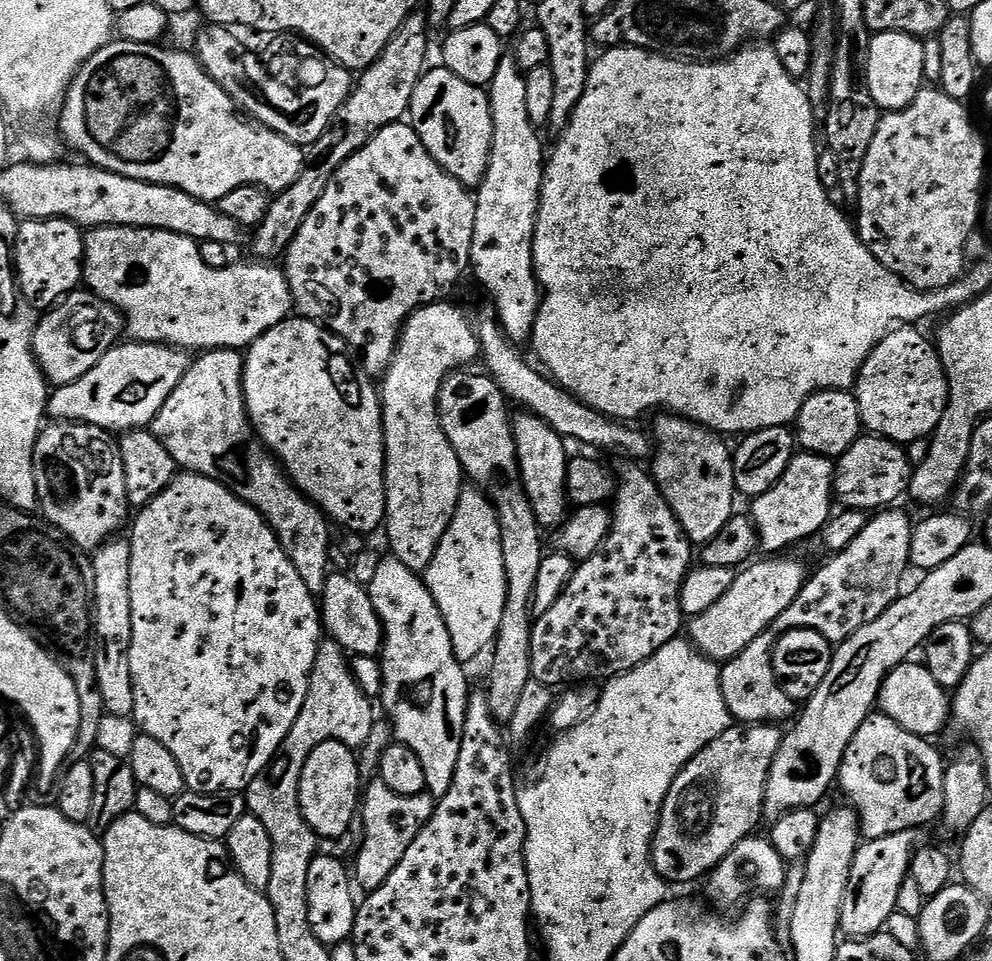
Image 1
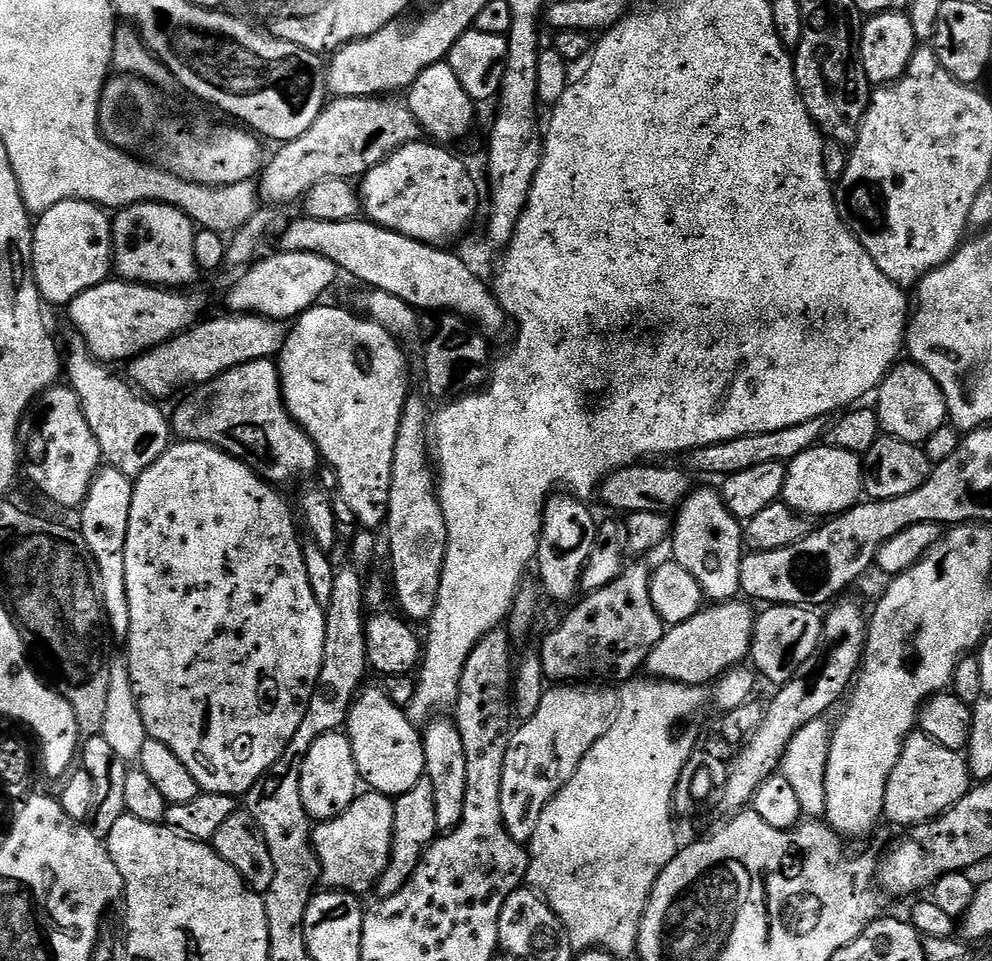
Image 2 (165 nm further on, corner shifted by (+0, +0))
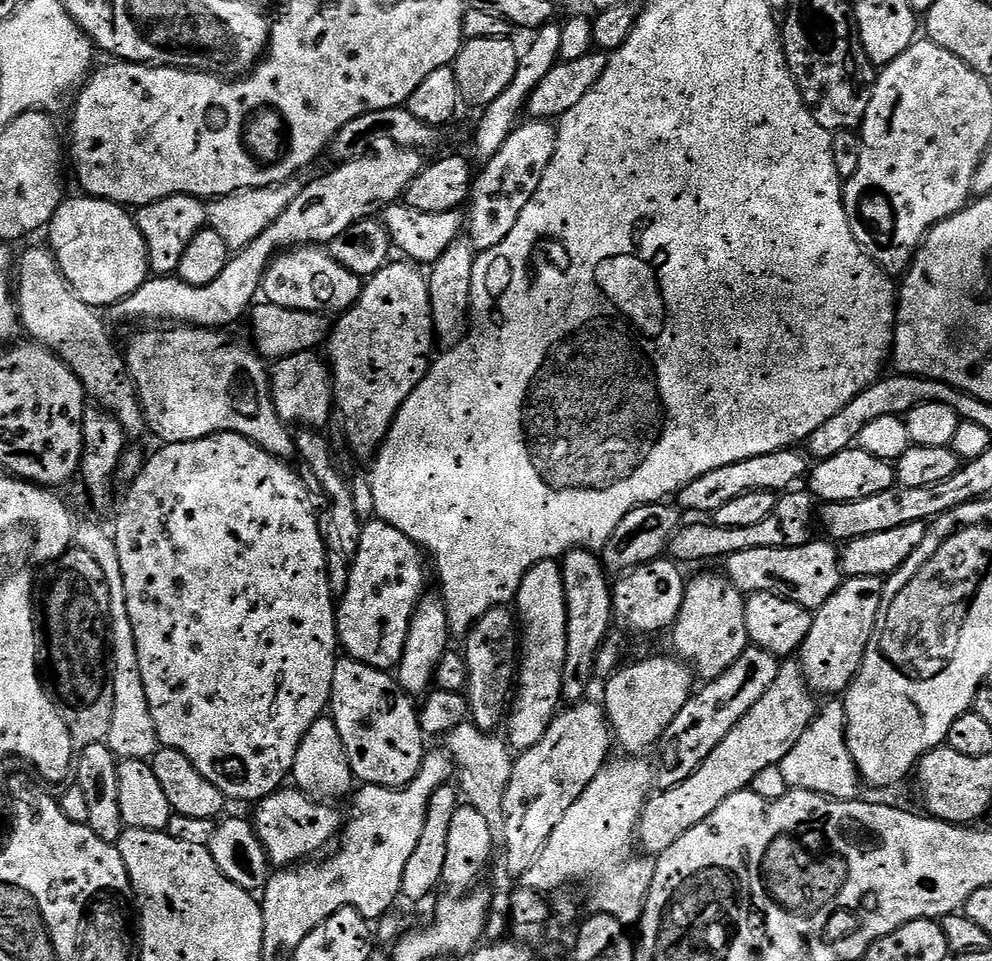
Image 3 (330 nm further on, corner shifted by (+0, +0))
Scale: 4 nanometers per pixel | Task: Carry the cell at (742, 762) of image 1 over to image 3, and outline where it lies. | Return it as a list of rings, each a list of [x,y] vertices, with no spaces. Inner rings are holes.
[[[850,576],[841,583],[841,586],[822,607],[815,609],[810,626],[810,634],[802,642],[798,659],[808,686],[813,693],[832,692],[828,694],[843,694],[848,691],[852,680],[860,672],[862,658],[866,654],[866,646],[874,634],[876,619],[882,606],[882,594],[886,583],[883,576]]]

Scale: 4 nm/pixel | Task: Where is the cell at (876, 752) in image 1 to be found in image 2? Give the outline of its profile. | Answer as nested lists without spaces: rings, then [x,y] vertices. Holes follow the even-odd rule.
[[[913,731],[905,740],[902,754],[888,779],[884,816],[892,824],[924,824],[944,812],[949,812],[973,784],[967,759],[957,749],[934,742],[922,731]]]

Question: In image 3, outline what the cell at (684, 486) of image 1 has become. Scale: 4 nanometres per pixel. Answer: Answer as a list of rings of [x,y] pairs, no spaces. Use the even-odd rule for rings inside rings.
[[[700,572],[687,581],[682,610],[671,629],[672,644],[679,659],[689,665],[701,681],[718,678],[738,660],[738,654],[750,646],[746,630],[745,593],[728,580],[727,575]]]

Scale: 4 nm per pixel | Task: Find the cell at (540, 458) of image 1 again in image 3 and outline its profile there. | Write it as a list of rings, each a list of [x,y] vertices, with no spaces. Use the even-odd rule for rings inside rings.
[[[573,548],[564,553],[560,569],[566,586],[566,666],[562,670],[562,696],[565,701],[583,701],[588,683],[594,680],[596,656],[614,621],[612,610],[612,588],[609,573],[601,557],[586,548]]]

